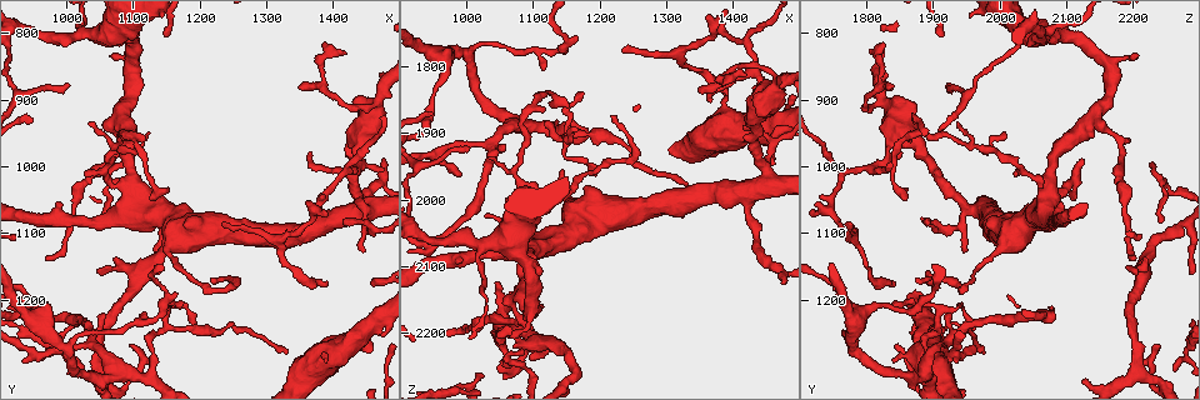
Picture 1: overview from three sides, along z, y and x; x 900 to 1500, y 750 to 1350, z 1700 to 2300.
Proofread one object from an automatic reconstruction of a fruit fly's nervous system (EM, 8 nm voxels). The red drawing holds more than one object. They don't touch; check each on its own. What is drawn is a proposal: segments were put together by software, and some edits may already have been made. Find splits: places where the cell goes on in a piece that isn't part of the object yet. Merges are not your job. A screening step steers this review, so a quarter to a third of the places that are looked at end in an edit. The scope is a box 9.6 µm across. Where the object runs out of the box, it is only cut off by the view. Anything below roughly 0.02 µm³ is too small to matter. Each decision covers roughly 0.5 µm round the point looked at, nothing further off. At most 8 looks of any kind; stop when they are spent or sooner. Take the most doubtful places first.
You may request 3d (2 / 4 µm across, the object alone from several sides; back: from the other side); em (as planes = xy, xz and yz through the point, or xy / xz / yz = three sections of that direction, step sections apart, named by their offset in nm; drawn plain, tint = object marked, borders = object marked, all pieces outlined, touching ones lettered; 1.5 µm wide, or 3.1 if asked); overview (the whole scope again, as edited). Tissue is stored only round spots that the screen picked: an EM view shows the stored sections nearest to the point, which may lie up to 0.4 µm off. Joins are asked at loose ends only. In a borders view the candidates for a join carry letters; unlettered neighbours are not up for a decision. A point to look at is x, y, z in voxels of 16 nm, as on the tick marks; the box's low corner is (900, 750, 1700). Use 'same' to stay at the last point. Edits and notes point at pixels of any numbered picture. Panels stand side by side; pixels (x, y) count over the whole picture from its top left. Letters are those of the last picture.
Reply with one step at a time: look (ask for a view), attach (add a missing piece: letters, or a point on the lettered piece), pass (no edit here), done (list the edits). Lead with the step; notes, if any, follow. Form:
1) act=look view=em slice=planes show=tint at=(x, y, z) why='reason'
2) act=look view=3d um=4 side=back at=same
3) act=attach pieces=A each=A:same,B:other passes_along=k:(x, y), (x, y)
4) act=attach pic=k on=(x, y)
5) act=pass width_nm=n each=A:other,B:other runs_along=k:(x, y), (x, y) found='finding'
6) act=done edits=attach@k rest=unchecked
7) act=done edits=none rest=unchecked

act=look view=3d um=4 at=(1410, 1085, 1895)

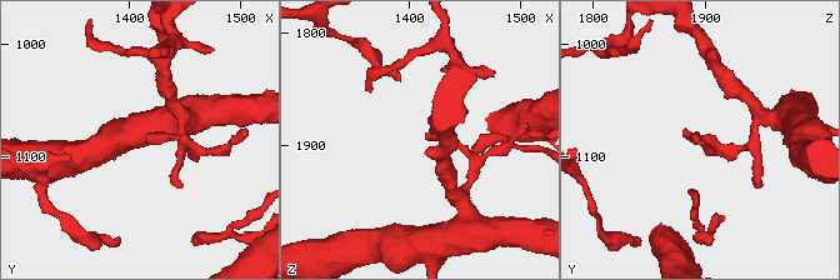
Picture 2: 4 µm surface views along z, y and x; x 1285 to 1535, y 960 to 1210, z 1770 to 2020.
act=look view=em slice=planes show=borders at=(1414, 1084, 1892)

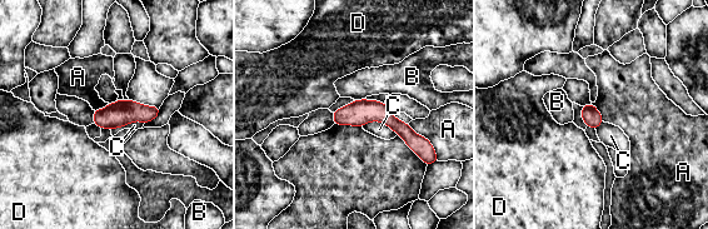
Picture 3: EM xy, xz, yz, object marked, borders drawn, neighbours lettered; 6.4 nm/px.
act=pass width_nm=120 each=A:other,B:other,C:other,D:other border=3:(334, 123), (362, 127) found='no lettered piece goes on from it'

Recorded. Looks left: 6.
act=look view=em slice=xy step=8 show=borders at=(1045, 1160, 2210) why='free end'

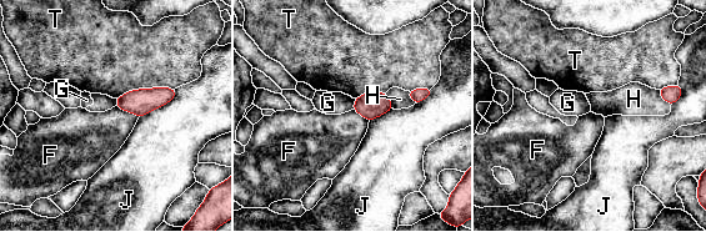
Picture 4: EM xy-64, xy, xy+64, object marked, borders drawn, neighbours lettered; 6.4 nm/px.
act=pass each=F:other,G:other,H:other,J:other,T:other found='none of them fits'

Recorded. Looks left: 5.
act=look view=em slice=planes show=borders at=(1370, 975, 1850) why='thin end'

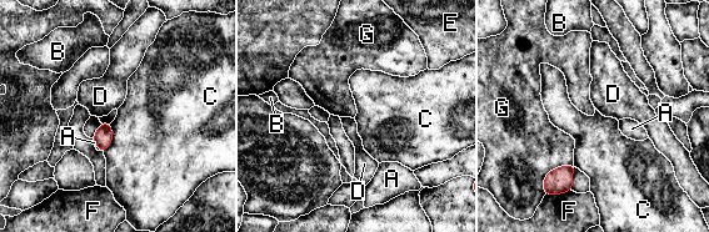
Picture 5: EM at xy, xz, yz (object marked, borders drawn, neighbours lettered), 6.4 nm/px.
act=pass width_nm=120 each=A:other,B:other,C:other,D:other,E:other,F:other,G:other found='no lettered piece goes on from it'

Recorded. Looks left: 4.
act=done edits=none rest=unchecked

